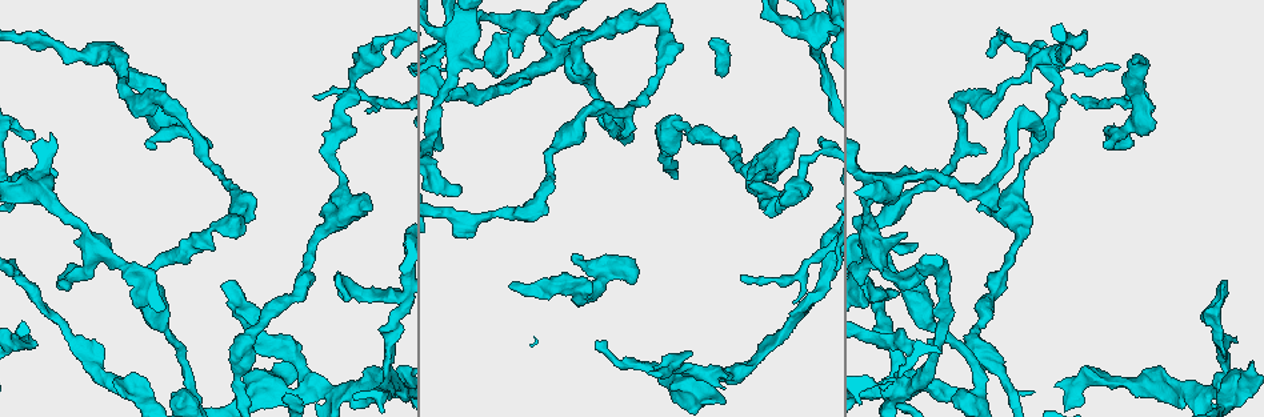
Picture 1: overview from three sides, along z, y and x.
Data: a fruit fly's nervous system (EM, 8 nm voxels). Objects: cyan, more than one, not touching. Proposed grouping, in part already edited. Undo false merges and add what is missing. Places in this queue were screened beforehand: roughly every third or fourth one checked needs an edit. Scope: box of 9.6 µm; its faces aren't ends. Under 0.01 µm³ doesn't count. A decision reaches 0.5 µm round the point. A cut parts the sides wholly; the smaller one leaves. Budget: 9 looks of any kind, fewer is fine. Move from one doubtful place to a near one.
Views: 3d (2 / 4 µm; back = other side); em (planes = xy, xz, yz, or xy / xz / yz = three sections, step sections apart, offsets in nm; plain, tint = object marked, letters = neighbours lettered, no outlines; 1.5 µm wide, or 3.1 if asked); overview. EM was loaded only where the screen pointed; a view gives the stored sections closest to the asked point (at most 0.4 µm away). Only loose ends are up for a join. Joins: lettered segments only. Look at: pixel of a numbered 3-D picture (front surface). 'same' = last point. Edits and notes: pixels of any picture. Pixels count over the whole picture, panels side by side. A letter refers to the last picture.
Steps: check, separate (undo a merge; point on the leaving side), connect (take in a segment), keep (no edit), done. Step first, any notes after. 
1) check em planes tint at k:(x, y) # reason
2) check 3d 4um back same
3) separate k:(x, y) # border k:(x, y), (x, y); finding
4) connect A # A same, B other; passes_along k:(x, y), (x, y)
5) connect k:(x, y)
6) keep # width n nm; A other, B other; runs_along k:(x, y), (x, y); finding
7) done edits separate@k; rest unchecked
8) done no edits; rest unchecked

check em xy step 8 tint at 1:(148, 148) # branch stops here

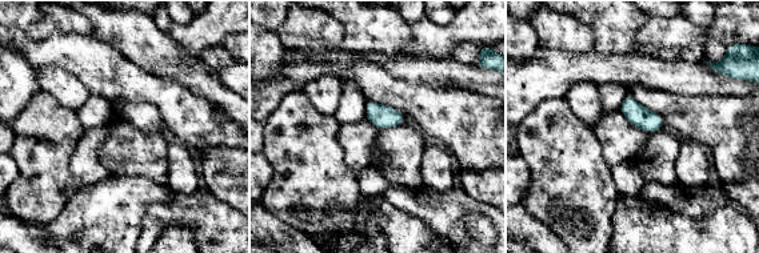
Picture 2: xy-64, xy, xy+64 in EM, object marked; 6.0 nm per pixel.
check em planes letters same

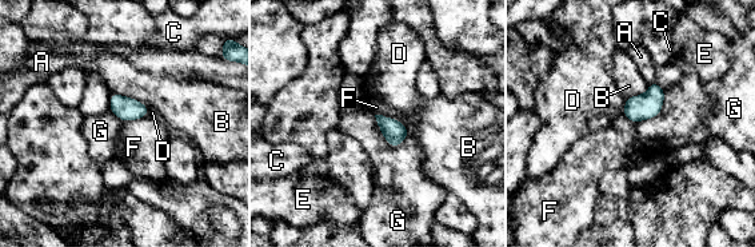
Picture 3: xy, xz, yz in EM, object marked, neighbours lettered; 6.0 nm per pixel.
keep # width 140 nm; A other, B other, C other, D other, E other, F other, G other; border 3:(374, 115), (391, 146), (408, 135); no lettered segment goes on from it

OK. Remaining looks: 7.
check 3d 4um at 1:(313, 95)

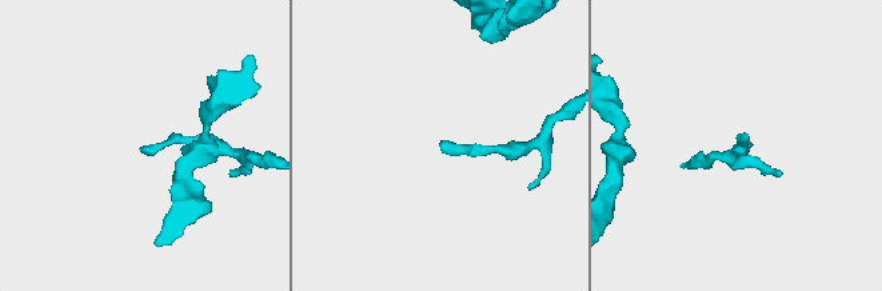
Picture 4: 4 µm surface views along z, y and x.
check em planes letters at 4:(139, 149)

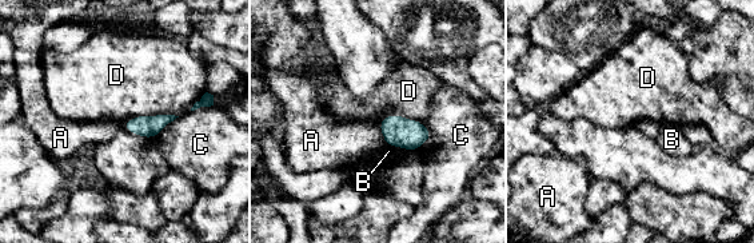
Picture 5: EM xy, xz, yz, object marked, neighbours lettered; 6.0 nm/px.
keep # A other, B other, C other, D other; border 5:(178, 115), (136, 115), (122, 123); none of them fits

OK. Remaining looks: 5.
check em planes letters at 1:(979, 207) # an open end

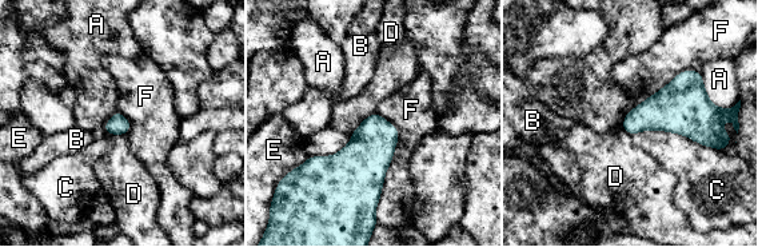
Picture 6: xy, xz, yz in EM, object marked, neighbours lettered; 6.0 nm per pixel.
keep # longest_contact F 600 nm; A other, B other, C other, D other, E other, F other; border 6:(699, 72), (707, 98), (722, 108); no lettered segment goes on from it

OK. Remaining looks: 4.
check em planes tint at 1:(394, 54) # tapers out

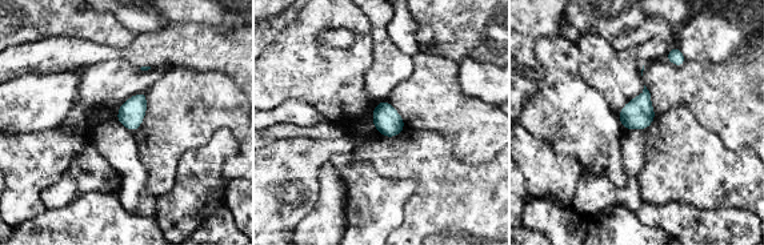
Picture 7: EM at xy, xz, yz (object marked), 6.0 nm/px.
check em planes letters same

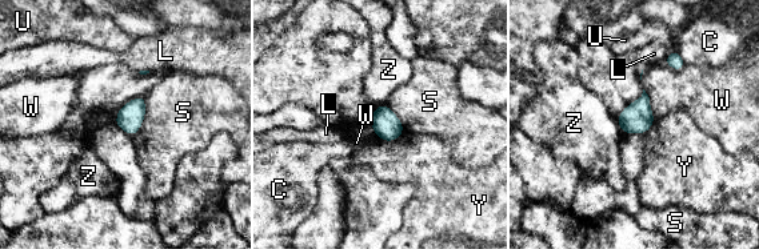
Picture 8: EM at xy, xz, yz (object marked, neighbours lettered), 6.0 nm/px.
keep # C other, L other, S other, U other, W other, Y other, Z other; border 8:(643, 88), (655, 119); none of them fits

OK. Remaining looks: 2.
done no edits; rest unchecked

